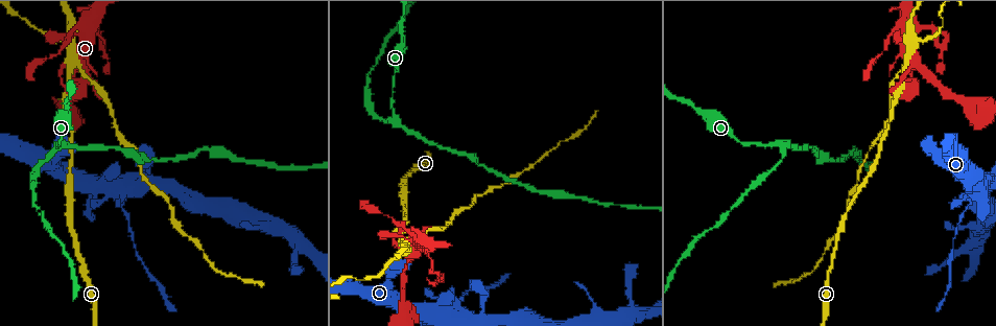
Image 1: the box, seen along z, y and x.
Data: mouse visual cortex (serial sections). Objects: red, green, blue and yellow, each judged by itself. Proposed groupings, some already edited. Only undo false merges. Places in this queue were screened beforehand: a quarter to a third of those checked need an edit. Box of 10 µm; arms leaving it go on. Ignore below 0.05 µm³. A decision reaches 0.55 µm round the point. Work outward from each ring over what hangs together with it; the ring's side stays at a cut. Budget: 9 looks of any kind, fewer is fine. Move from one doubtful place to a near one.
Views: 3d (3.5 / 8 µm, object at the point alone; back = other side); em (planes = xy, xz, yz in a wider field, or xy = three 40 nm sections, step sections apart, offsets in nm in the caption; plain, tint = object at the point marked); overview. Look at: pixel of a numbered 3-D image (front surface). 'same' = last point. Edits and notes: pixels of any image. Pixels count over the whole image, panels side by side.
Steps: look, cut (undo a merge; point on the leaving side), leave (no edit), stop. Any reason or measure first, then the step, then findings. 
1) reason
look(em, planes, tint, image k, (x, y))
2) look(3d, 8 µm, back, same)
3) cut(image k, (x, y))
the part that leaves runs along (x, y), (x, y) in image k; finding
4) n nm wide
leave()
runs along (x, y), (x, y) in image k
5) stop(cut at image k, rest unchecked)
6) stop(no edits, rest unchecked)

three arms meet
look(3d, 3.5 µm, image 1, (394, 118))

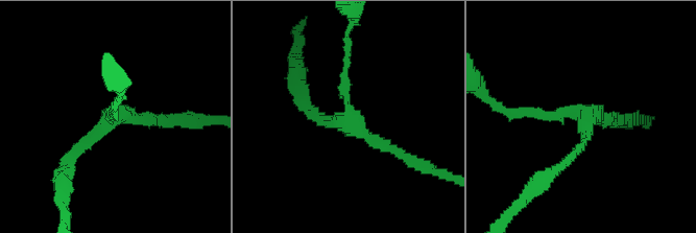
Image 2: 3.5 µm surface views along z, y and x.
3 arms; arms of 150, 150, 200 nm; shape alone is not enough
look(em, xy, step 3, tint, image 2, (351, 121))

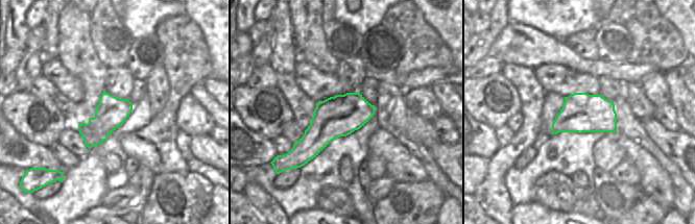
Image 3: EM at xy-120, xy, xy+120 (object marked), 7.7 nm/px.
leave()
runs along (348, 57), (351, 121), (411, 159) in image 2; continuous, no second cell

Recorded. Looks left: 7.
two arms in line, one across
look(3d, 3.5 µm, image 1, (71, 105))

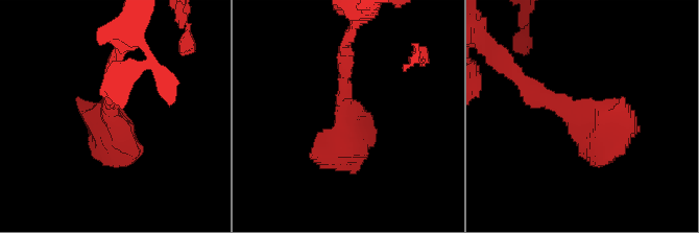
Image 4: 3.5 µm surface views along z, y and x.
shape alone is not enough
look(em, xy, step 2, tint, image 4, (576, 116))

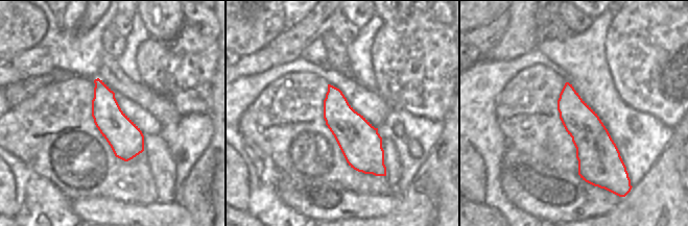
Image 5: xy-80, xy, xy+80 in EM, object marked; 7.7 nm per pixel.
leave()
runs along (519, 77), (609, 141), (611, 161) in image 4; all the same cell

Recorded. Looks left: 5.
a fork
look(3d, 3.5 µm, image 1, (907, 64))

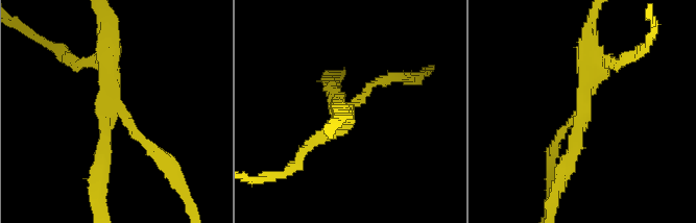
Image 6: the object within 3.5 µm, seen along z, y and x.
now the EM
look(em, xy, step 5, plain, image 6, (109, 110))

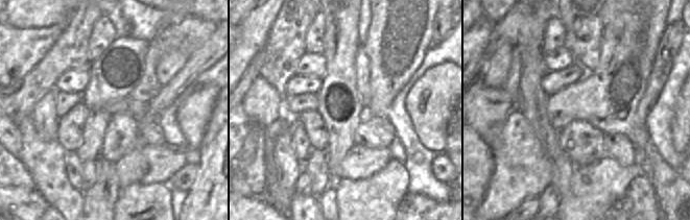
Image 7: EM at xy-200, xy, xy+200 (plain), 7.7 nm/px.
look(em, xy, step 5, tint, same)

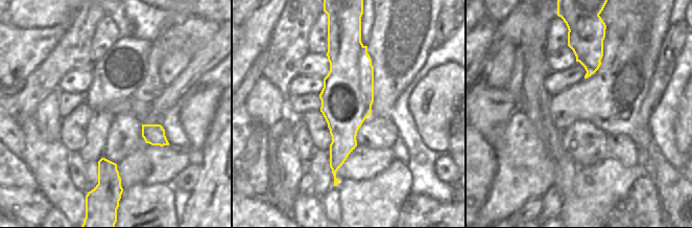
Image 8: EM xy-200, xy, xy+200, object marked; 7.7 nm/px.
cut(image 6, (630, 57))
the part that leaves runs along (116, 108), (158, 153), (181, 186) in image 6; two cells meet here

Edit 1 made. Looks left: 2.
three-way junction
look(3d, 3.5 µm, image 1, (459, 309))

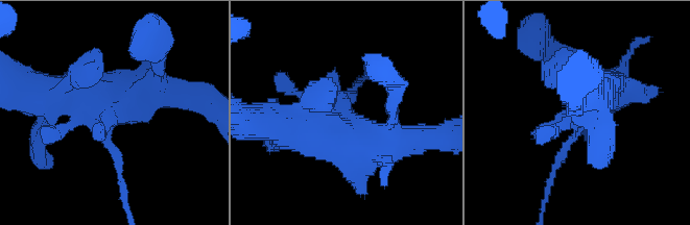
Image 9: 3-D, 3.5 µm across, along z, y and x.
3 arms; arms of 150, 500, 600 nm; now the EM
look(em, planes, tint, image 9, (109, 121))

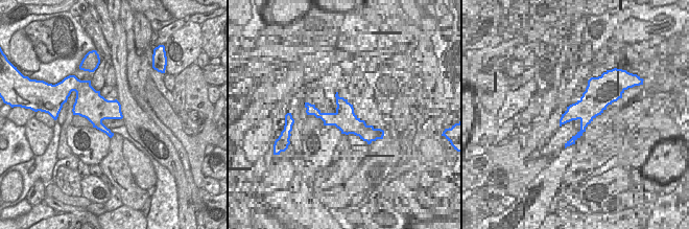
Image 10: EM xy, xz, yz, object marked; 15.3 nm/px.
leave()
runs along (51, 93), (109, 111), (121, 179) in image 9; all the same cell

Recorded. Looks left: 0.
stop(cut at image 6, rest unchecked)

